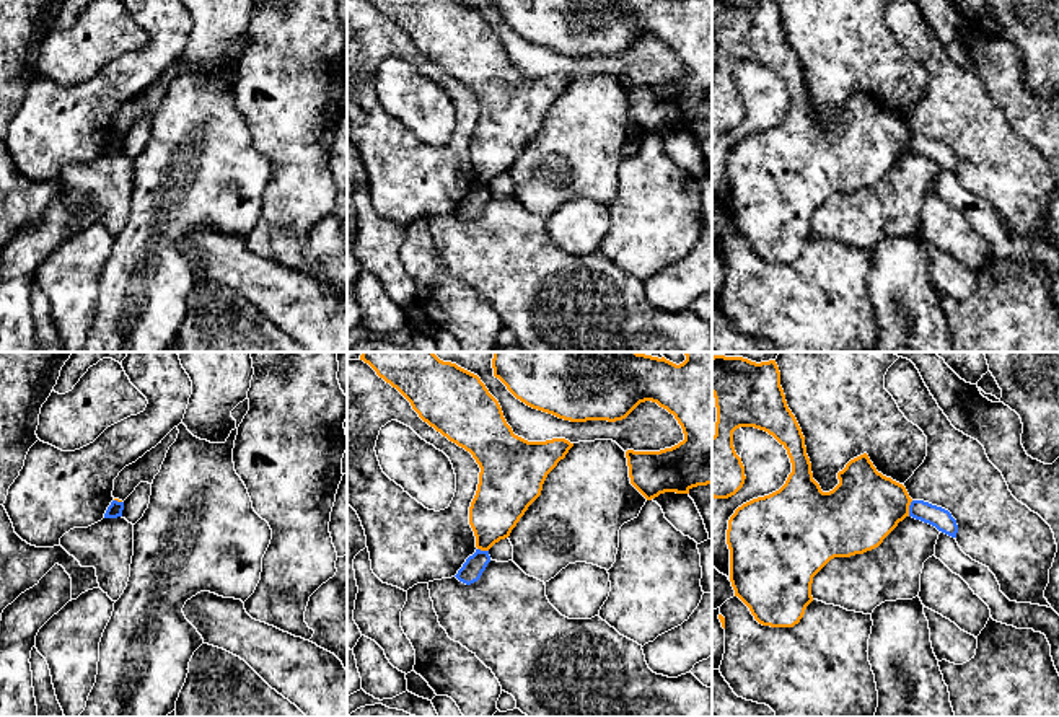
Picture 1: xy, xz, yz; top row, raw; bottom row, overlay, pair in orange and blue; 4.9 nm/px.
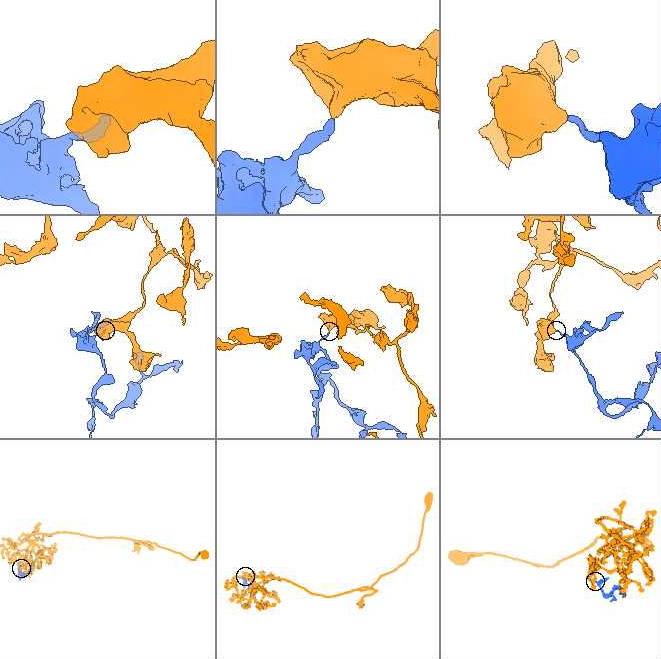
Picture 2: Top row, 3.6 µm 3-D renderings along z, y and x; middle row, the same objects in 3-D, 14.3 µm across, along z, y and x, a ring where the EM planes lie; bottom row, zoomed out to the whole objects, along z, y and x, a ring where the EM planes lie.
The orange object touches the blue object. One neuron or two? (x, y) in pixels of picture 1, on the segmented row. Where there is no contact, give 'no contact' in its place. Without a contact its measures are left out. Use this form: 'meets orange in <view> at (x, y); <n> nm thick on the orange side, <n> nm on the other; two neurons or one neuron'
meets orange in yz at (908, 509); 360 nm thick on the orange side, 100 nm on the other; two neurons

